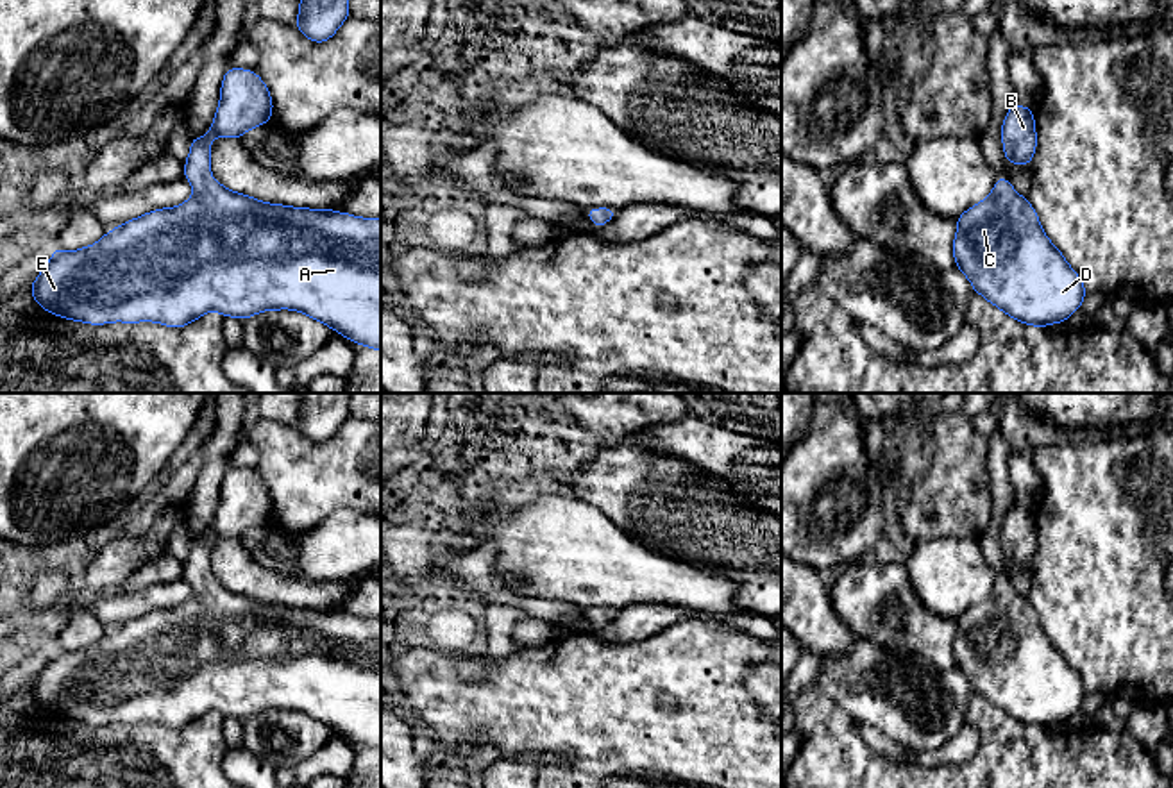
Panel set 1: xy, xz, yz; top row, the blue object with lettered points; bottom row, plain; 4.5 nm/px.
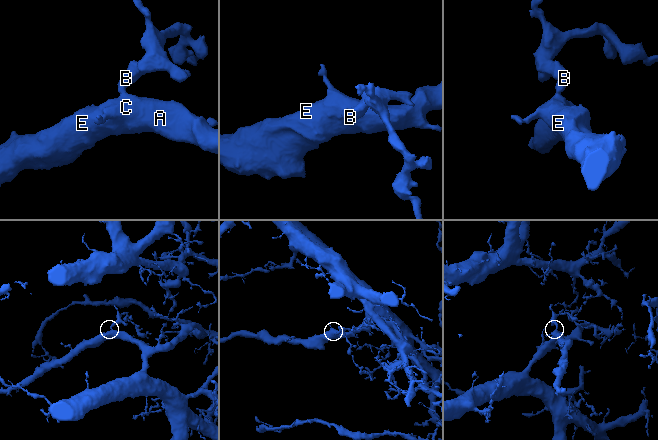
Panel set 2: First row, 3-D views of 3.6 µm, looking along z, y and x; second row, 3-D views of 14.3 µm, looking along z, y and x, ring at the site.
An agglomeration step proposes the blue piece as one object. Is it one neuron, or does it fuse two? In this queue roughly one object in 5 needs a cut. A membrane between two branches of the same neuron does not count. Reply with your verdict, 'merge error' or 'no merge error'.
no merge error

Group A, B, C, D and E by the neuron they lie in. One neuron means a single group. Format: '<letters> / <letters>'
A B C D E

